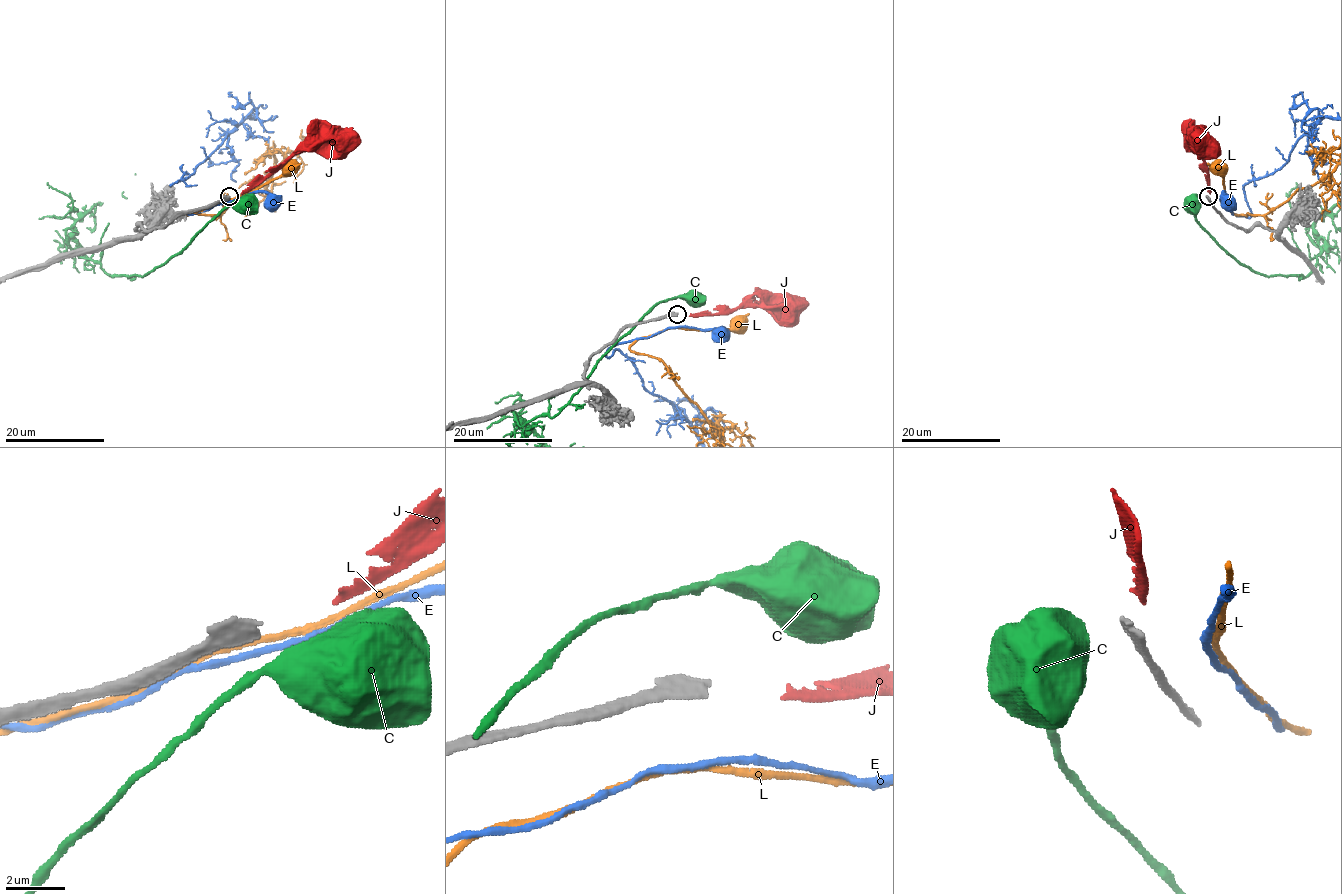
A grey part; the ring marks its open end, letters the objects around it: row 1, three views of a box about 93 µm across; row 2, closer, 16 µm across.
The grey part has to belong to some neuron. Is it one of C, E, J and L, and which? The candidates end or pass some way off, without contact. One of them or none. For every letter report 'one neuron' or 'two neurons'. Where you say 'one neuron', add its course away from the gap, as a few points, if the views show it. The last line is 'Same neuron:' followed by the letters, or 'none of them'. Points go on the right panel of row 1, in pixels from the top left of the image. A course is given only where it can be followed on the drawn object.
C: two neurons
E: two neurons
J: one neuron | via (1210, 193), (1208, 166), (1200, 153), (1200, 144), (1192, 140), (1195, 137)
L: two neurons
Same neuron: J

